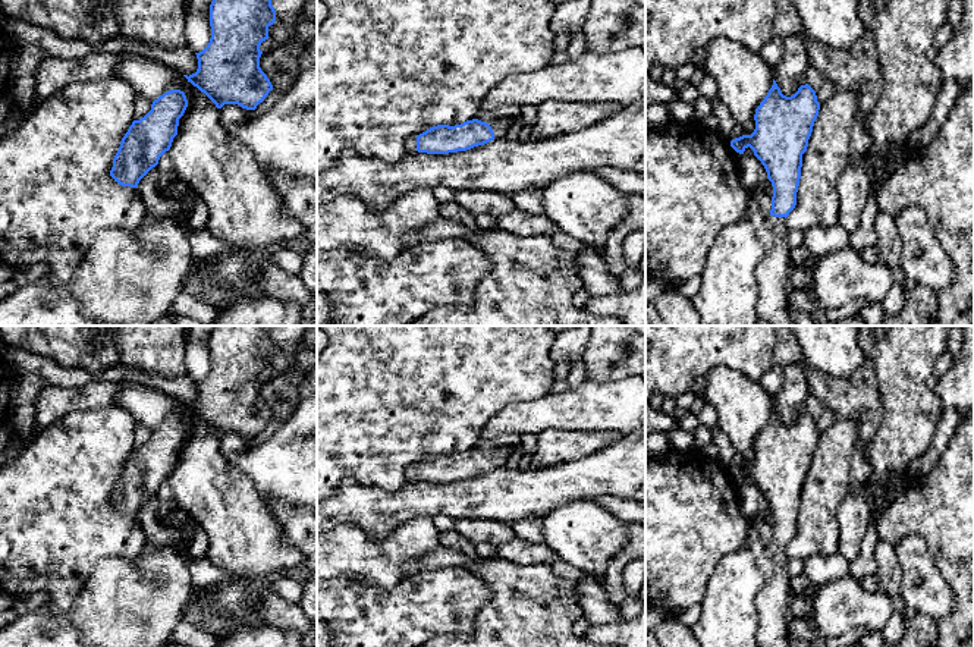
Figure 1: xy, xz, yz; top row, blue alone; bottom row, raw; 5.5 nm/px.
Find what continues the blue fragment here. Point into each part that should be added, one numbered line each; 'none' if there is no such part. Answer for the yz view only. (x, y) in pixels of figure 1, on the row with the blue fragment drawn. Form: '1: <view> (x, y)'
1: yz (772, 273)

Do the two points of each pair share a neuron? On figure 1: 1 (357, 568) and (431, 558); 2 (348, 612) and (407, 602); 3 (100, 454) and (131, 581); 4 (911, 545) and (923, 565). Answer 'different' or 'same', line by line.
1: different
2: same
3: different
4: same

